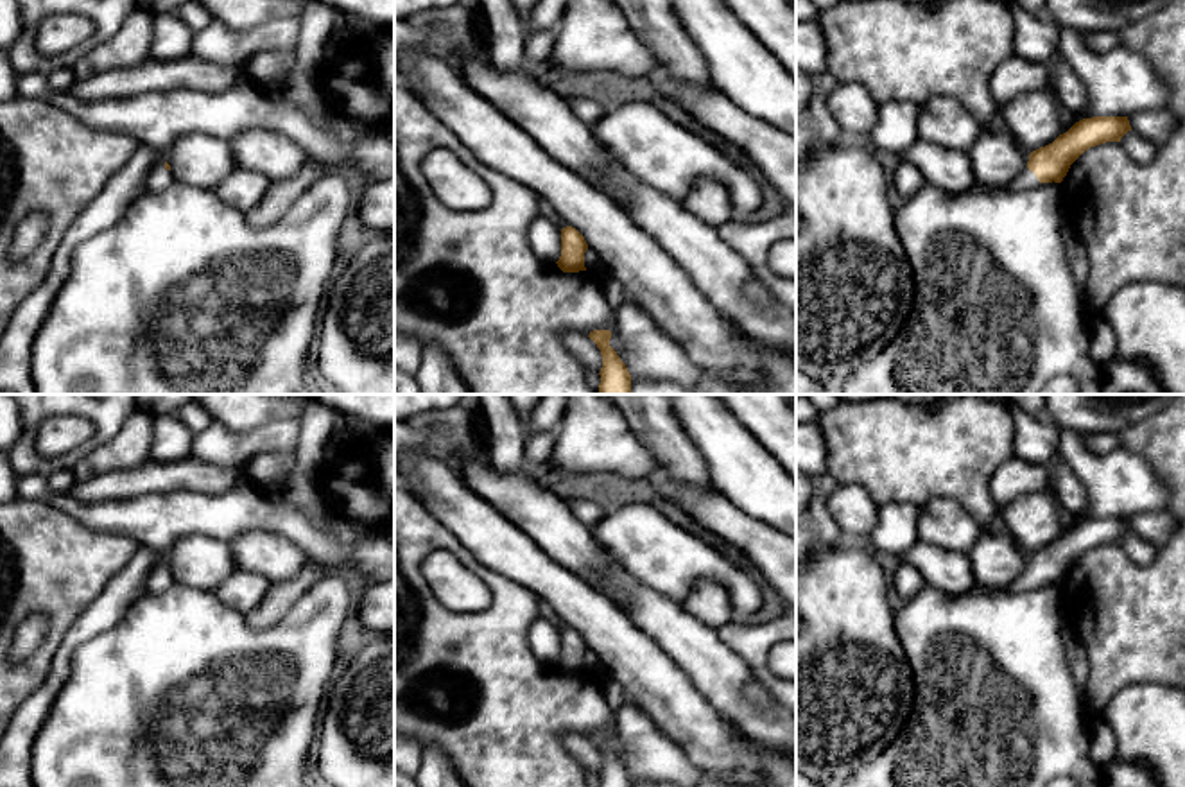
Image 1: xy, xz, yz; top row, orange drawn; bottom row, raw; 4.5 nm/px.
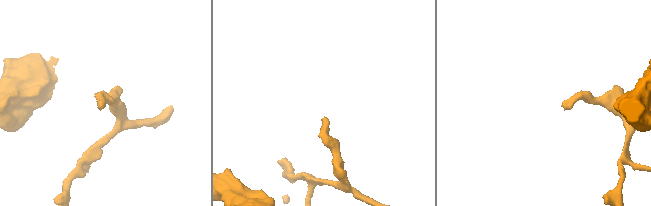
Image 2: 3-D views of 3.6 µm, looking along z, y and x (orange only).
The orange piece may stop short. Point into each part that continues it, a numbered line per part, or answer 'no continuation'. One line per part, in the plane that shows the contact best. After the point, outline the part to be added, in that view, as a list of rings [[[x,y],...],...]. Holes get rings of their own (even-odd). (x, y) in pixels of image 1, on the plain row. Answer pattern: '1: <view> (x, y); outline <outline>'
1: yz (1026, 581); outline [[[1027,568],[1022,572],[1020,577],[1016,577],[1011,584],[1004,586],[1004,588],[977,588],[977,592],[981,593],[993,593],[993,592],[1004,592],[1004,593],[1016,593],[1016,592],[1024,592],[1024,590],[1034,590],[1042,586],[1038,583],[1038,579],[1034,577],[1034,574],[1031,574]]]

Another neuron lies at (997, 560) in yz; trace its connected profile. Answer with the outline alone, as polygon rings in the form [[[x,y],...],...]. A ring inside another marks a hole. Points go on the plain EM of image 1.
[[[982,532],[966,554],[977,584],[993,590],[1015,583],[1027,568],[1029,556],[1009,532]]]

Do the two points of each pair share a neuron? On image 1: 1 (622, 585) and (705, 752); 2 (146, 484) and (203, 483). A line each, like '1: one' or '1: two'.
1: two
2: one

